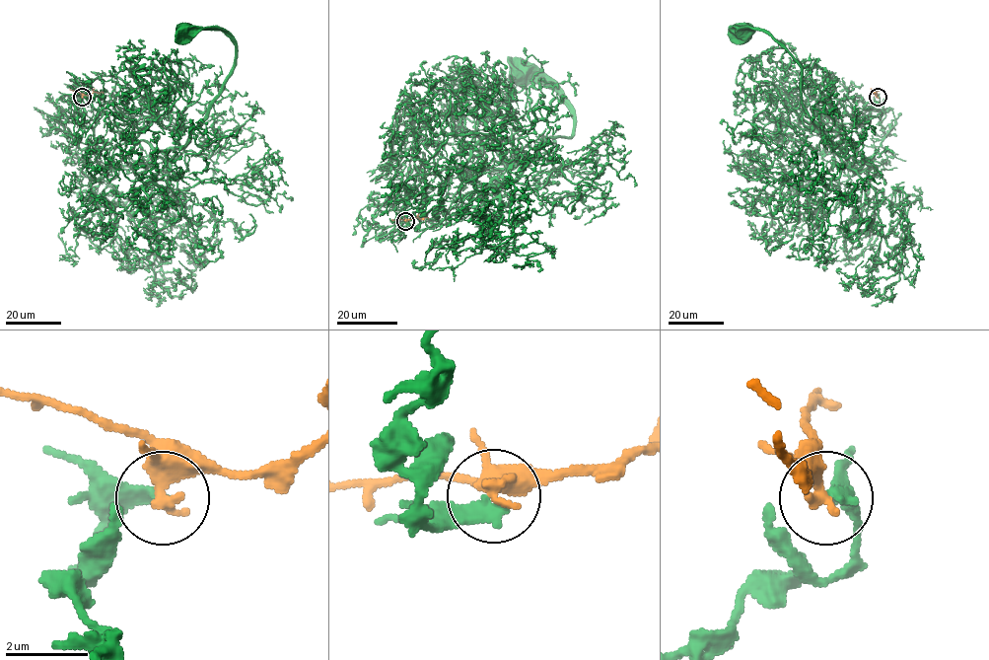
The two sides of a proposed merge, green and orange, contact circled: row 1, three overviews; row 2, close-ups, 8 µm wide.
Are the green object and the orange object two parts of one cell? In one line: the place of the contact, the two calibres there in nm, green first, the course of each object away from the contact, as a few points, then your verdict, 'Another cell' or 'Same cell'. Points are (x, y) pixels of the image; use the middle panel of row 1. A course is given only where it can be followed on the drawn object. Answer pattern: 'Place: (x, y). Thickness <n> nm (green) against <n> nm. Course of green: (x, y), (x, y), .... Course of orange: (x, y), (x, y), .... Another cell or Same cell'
Place: (405, 221). Thickness 360 nm (green) against 460 nm. Course of green: (404, 221), (389, 209), (416, 176), (507, 185), (571, 135), (557, 93), (519, 73). Course of orange: (405, 221), (417, 217), (428, 219). Another cell

